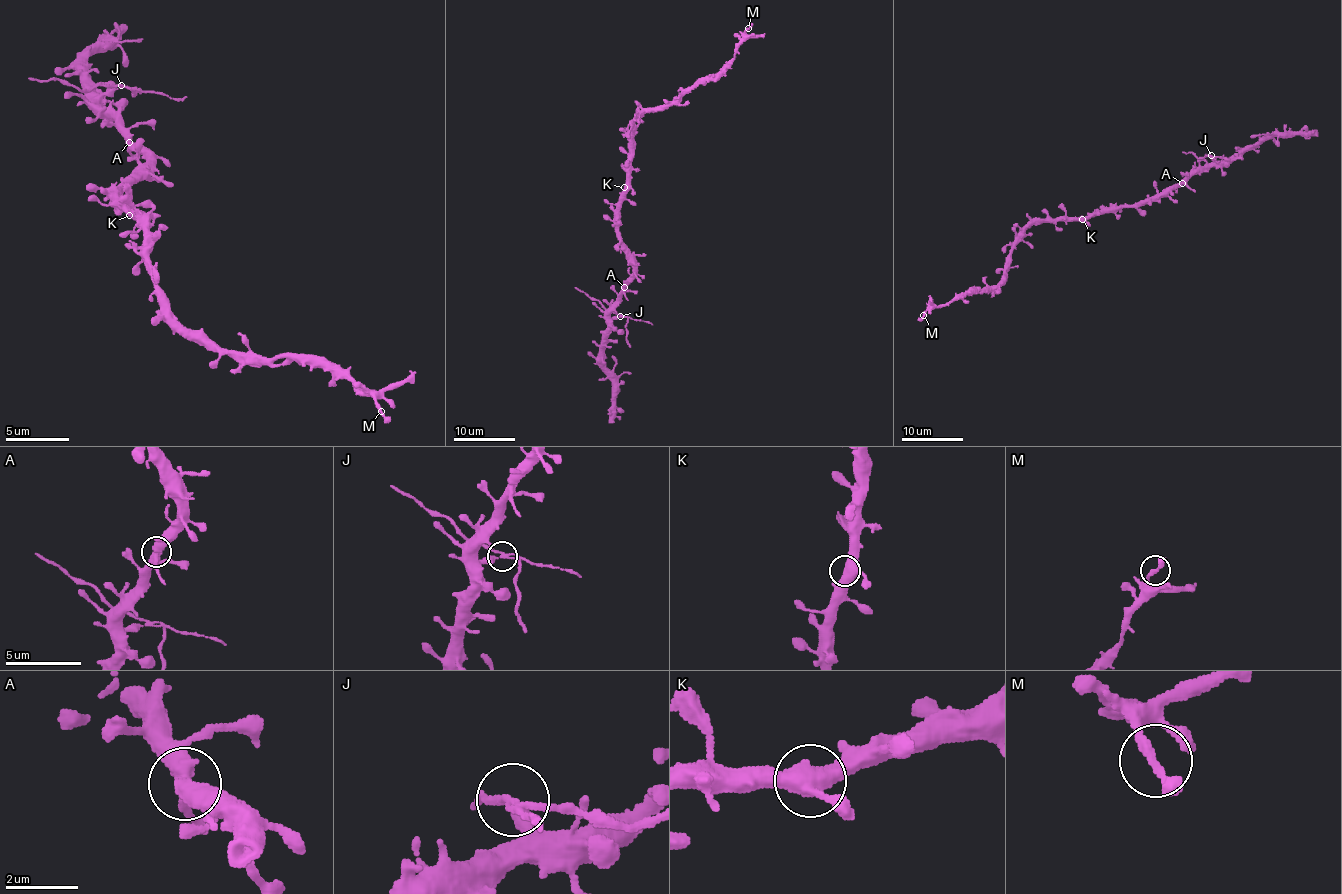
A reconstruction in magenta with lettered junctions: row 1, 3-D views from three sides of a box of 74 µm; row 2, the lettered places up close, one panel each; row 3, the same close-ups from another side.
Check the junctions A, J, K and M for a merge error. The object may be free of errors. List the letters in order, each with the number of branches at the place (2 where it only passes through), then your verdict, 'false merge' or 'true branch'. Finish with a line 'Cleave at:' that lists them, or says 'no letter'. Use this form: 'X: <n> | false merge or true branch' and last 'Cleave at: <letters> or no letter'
A: 3 | true branch
J: 3 | false merge
K: 3 | true branch
M: 2 | true branch
Cleave at: J

